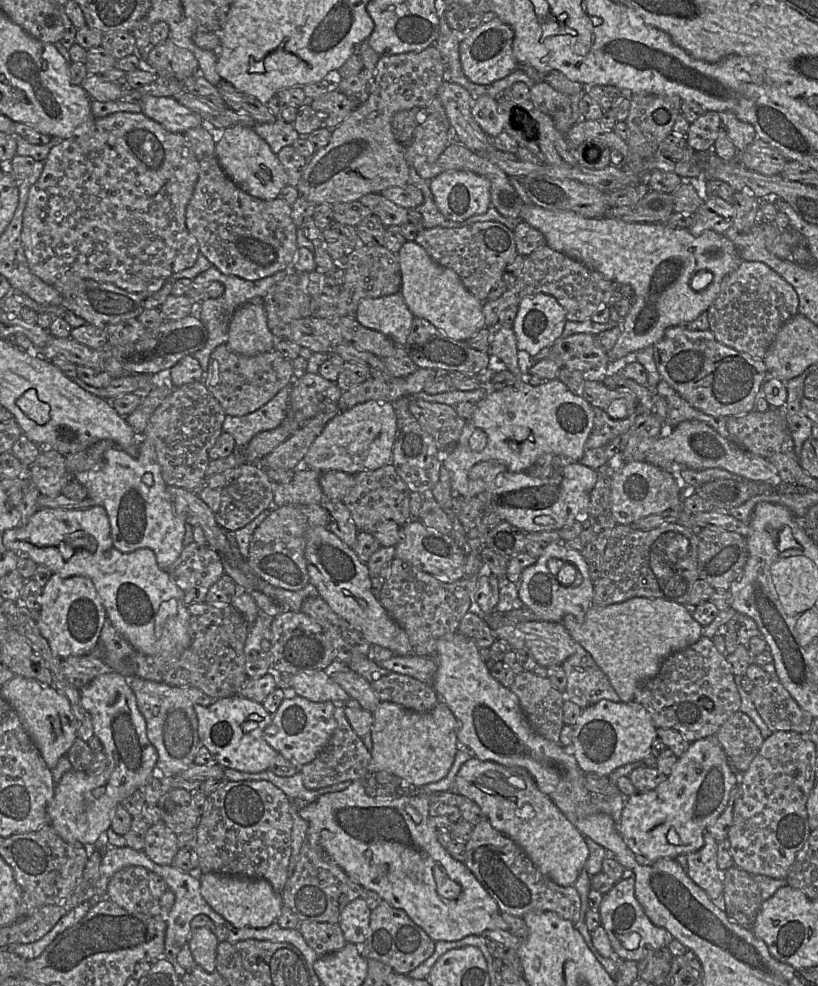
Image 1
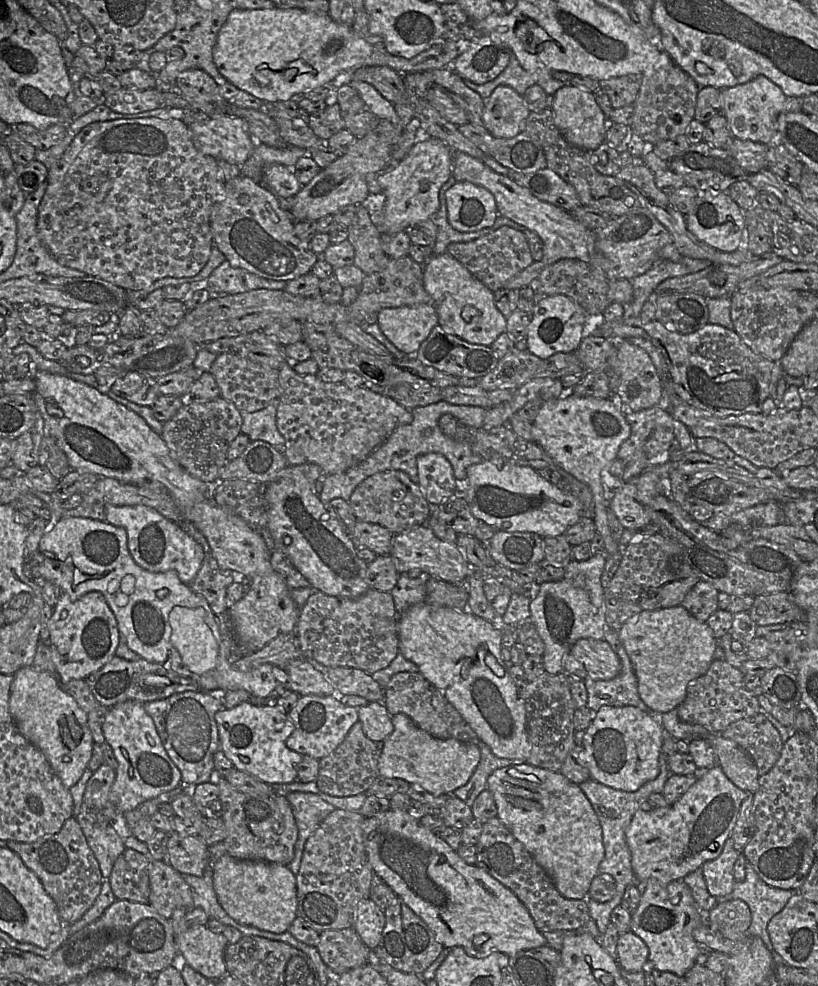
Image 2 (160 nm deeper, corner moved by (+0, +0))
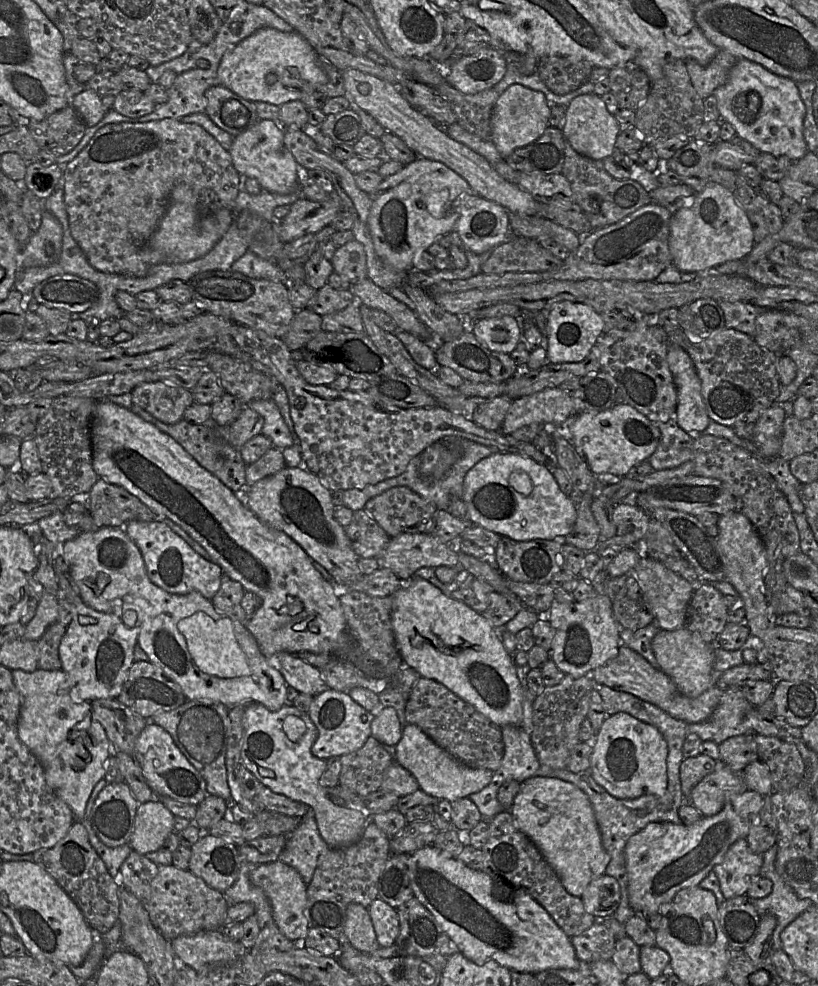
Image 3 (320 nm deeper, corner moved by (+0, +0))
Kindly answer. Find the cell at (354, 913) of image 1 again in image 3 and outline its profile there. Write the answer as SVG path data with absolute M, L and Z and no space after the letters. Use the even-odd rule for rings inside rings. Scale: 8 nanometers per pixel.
M376 898L367 909L379 946L383 948L393 946L400 929L397 909L379 898Z

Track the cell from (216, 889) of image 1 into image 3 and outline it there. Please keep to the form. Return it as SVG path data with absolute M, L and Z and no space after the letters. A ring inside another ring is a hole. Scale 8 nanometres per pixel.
M277 860L251 866L249 880L253 885L264 891L271 905L272 919L281 933L294 942L296 948L304 948L302 947L302 941L307 936L310 926L305 916L307 885L300 874L291 866Z

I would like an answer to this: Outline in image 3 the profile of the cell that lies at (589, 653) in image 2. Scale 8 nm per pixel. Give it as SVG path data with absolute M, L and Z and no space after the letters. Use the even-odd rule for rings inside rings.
M625 645L620 646L618 654L614 658L591 671L591 678L595 681L596 686L607 686L617 691L630 693L656 705L674 718L688 724L707 720L718 706L722 695L722 687L725 687L715 684L698 697L687 697L680 692L669 675Z

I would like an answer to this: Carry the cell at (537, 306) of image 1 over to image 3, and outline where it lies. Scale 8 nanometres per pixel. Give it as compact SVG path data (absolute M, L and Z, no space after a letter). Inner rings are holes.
M570 301L555 303L547 313L547 361L550 363L572 363L583 361L596 345L604 331L601 313L591 306Z

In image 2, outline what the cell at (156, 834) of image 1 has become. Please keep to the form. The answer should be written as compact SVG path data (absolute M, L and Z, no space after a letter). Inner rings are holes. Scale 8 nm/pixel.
M169 834L166 861L181 874L202 876L210 866L208 846L197 835Z

